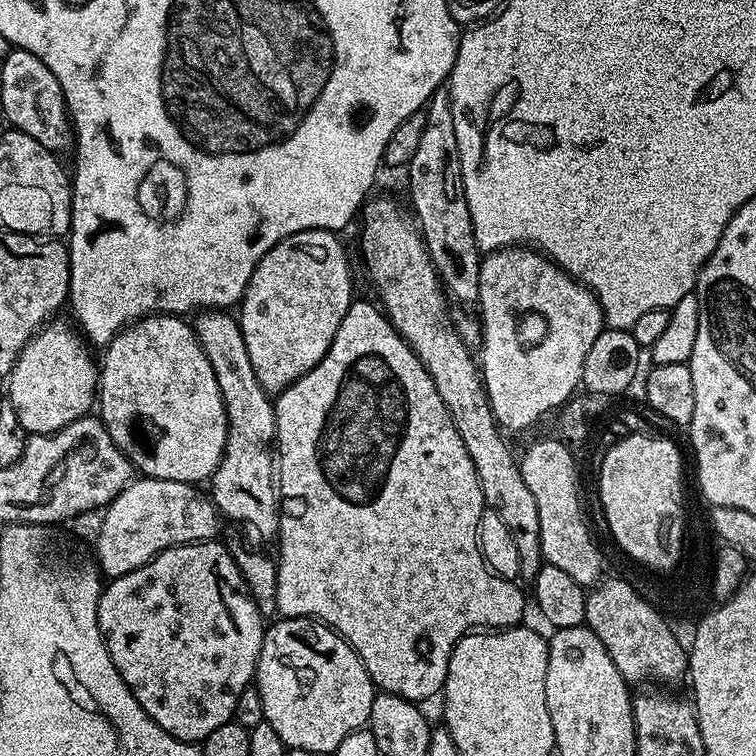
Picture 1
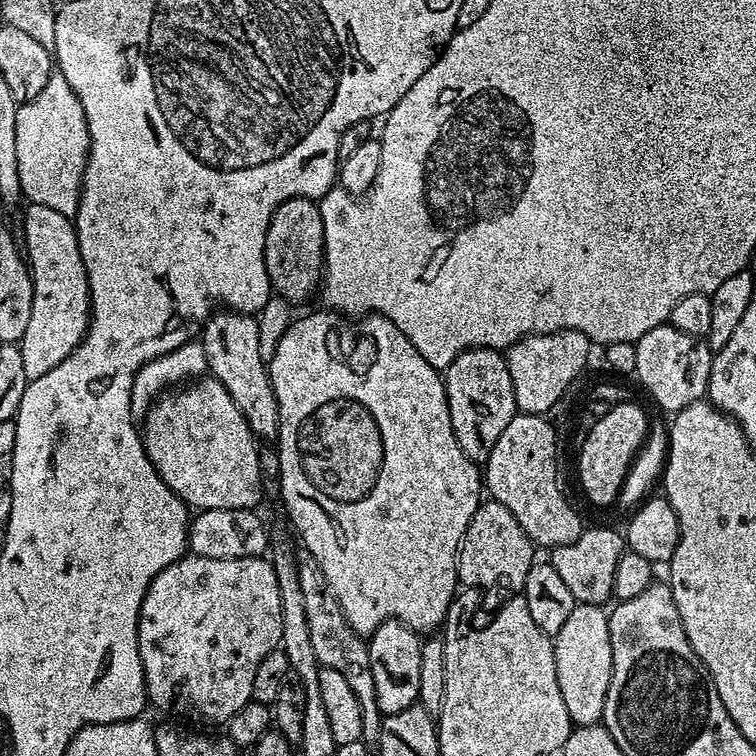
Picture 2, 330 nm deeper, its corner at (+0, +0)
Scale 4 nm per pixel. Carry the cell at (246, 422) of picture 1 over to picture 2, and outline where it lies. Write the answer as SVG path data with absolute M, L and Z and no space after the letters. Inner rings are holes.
M301 555L297 570L302 599L306 605L306 622L310 622L310 643L314 646L320 667L338 670L338 674L350 682L350 690L354 690L354 698L358 698L358 706L362 706L362 737L368 742L379 741L382 713L374 694L374 674L368 672L370 654L365 637L359 636L350 622L346 622L346 614L342 614L342 606L338 598L334 598L330 582L326 582L326 574L322 574L322 566L318 566L314 557Z

